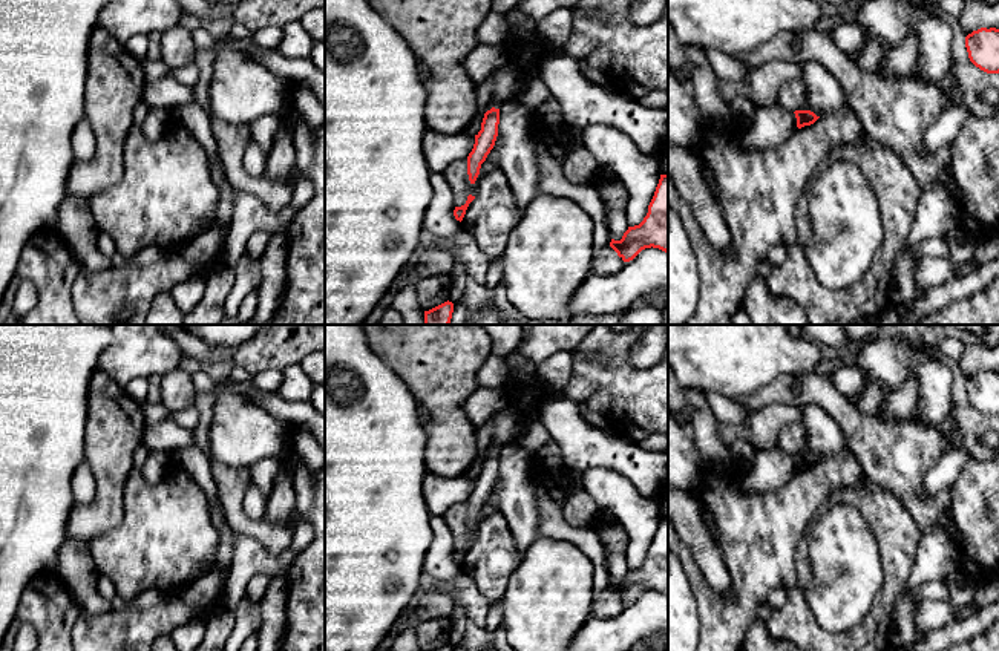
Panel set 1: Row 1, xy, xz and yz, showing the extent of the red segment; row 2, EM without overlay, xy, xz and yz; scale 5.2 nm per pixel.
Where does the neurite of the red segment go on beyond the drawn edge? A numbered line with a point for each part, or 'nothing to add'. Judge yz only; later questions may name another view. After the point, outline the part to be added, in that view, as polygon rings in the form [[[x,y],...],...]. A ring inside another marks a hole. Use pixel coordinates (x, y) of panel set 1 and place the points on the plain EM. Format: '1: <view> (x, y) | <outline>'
1: yz (774, 467) | [[[781,449],[762,450],[754,466],[739,481],[742,490],[765,495],[784,486],[797,473],[797,461]]]

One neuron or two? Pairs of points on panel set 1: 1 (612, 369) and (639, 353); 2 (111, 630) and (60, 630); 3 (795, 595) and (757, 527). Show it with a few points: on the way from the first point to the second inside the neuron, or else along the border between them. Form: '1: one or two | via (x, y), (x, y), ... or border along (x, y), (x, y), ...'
1: two | border along (636, 340), (628, 362), (650, 368)
2: two | border along (81, 611), (71, 634)
3: two | border along (795, 553), (795, 582), (788, 590)

